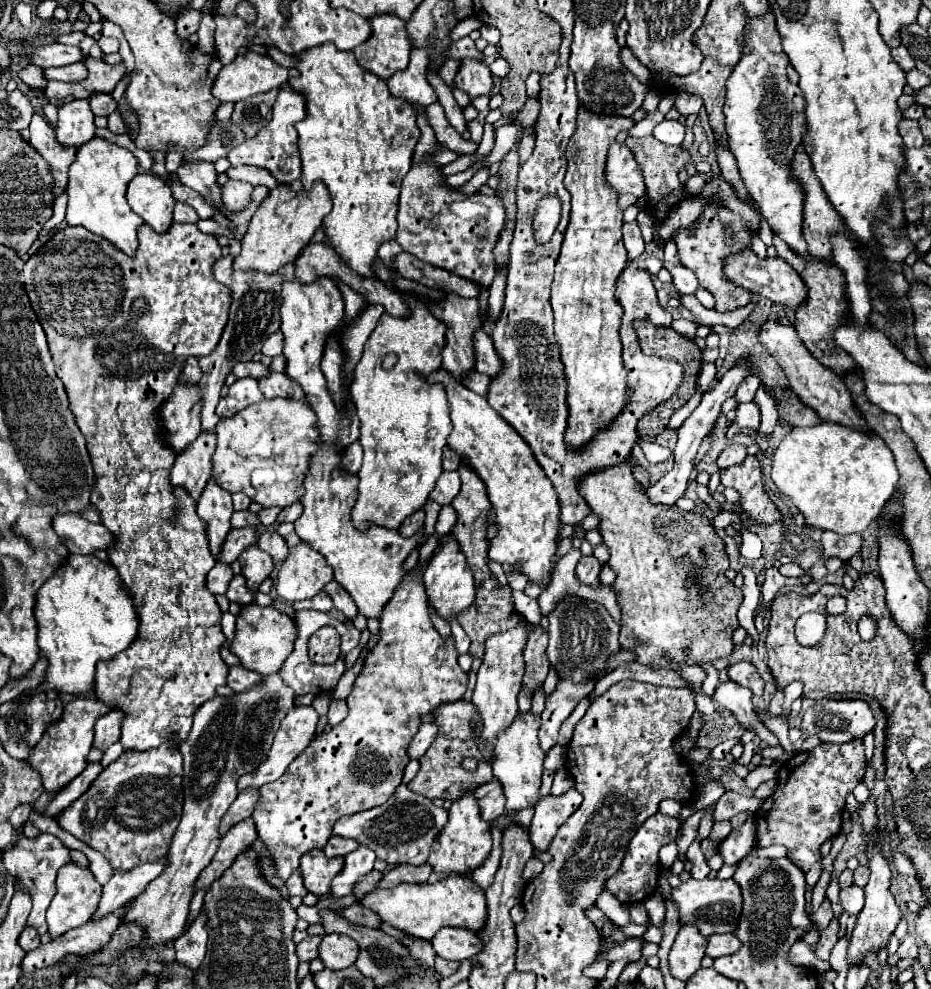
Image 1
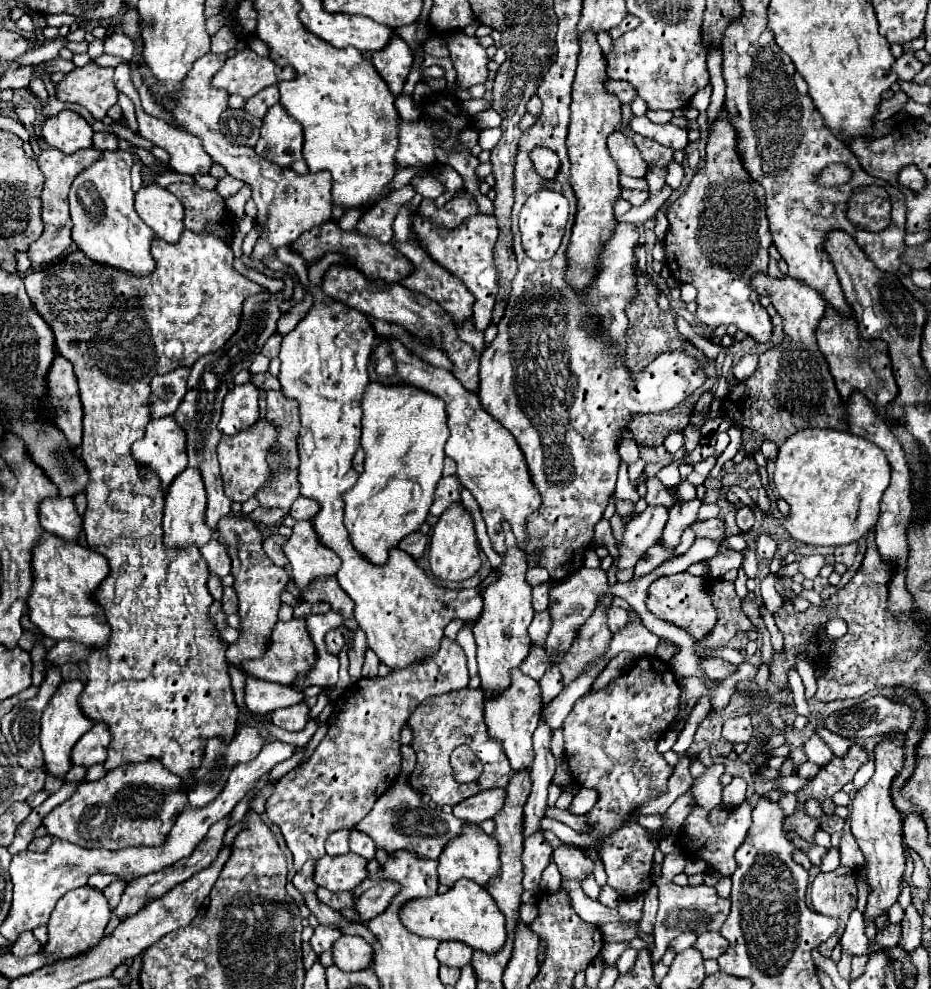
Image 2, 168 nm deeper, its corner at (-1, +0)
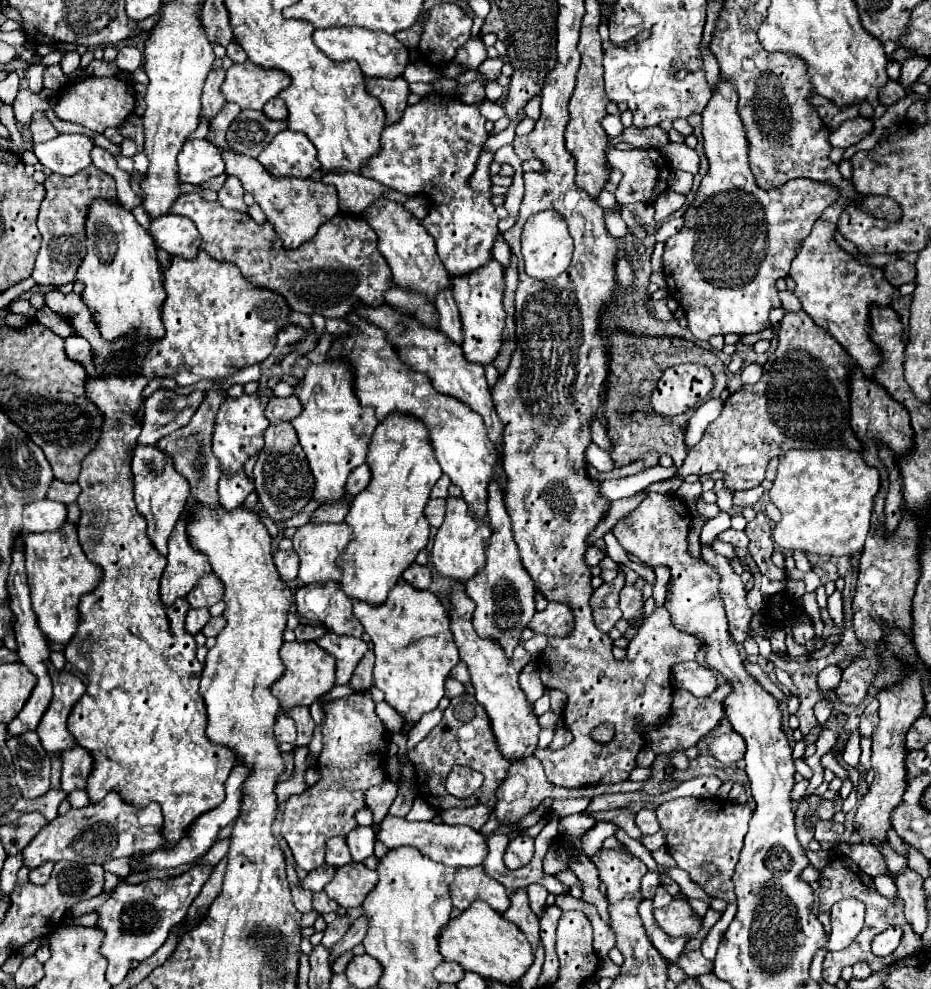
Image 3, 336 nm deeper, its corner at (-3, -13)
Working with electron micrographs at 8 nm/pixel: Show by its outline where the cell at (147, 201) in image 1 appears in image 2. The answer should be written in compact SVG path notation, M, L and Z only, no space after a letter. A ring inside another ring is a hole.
M155 183L149 187L141 187L135 195L135 209L157 237L169 243L177 243L181 231L185 229L185 211L181 207L181 201L173 193Z

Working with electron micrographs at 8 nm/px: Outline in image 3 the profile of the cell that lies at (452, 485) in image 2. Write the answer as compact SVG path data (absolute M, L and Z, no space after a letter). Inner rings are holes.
M445 498L429 500L429 504L425 508L425 516L427 516L427 520L429 520L431 526L439 528L443 524L443 518L445 518Z

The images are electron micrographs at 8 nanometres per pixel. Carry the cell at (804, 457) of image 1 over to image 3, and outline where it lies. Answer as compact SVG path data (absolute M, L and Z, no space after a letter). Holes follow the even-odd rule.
M819 448L819 450L789 450L781 456L777 478L769 490L771 502L781 510L781 520L773 530L773 540L785 550L801 550L817 556L857 556L863 550L869 520L873 512L873 500L881 488L881 476L877 468L867 466L861 452L849 448Z

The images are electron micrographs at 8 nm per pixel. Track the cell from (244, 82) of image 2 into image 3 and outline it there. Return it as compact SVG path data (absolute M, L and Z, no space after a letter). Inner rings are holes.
M245 60L227 70L221 92L227 102L235 102L241 110L263 110L265 102L275 98L291 84L283 70L267 70Z

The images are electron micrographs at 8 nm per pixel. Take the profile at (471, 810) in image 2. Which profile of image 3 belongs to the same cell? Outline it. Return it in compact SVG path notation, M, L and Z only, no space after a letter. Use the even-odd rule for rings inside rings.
M469 806L469 808L453 808L441 812L441 820L447 824L467 824L473 830L481 830L481 826L491 818L491 806Z

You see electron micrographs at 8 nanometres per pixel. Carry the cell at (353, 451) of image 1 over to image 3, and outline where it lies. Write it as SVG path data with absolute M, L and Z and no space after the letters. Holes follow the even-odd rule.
M361 464L361 466L357 466L357 468L351 472L349 480L347 480L347 492L349 492L351 496L359 494L363 488L367 488L369 480L371 480L371 472L369 472L367 464Z

